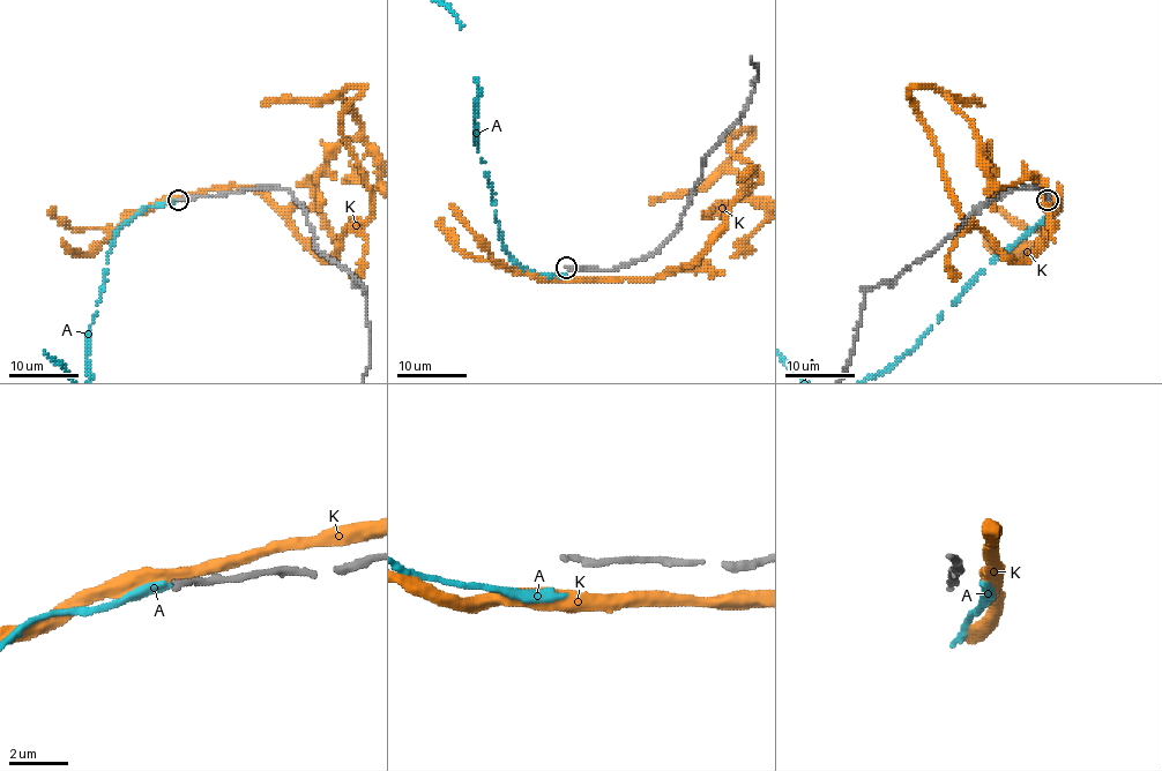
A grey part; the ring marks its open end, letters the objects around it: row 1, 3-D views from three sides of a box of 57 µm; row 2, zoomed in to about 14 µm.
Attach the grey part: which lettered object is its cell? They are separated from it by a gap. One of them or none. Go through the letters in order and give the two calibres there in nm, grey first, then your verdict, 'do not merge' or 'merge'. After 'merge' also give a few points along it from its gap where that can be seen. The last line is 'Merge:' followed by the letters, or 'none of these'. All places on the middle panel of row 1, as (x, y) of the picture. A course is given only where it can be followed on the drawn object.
A: 160/320 nm | do not merge
K: 160/550 nm | do not merge
Merge: none of these

